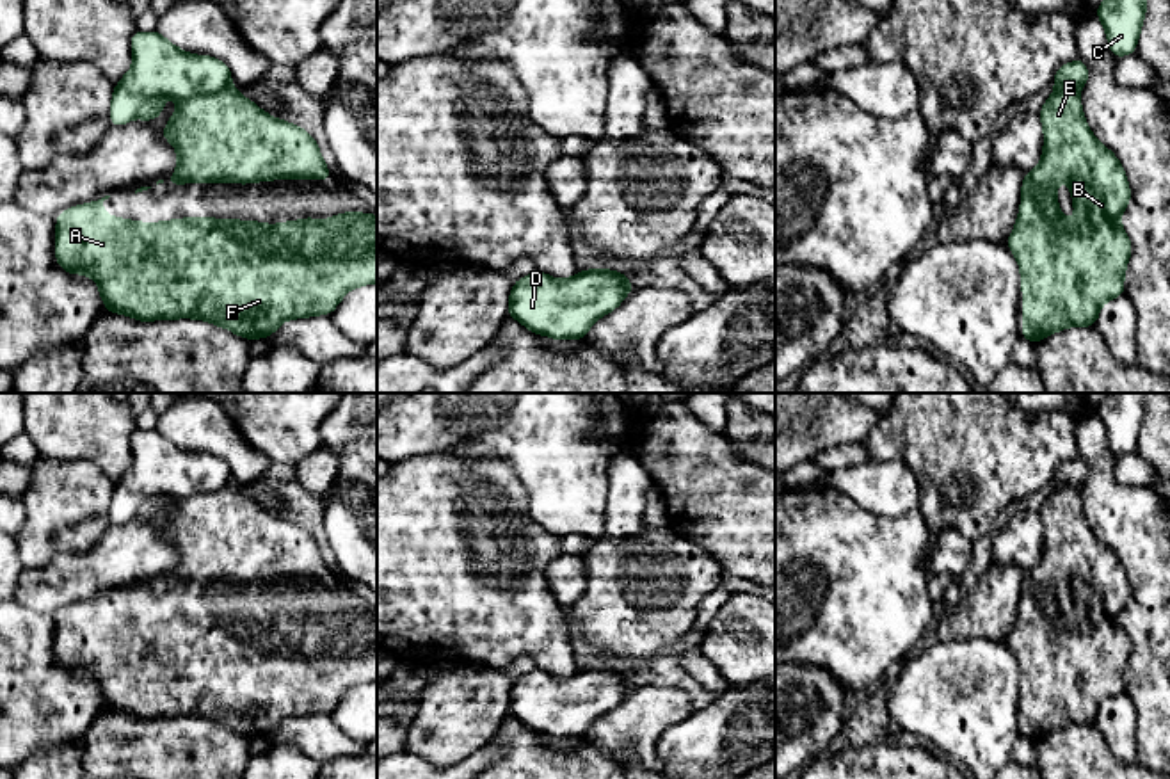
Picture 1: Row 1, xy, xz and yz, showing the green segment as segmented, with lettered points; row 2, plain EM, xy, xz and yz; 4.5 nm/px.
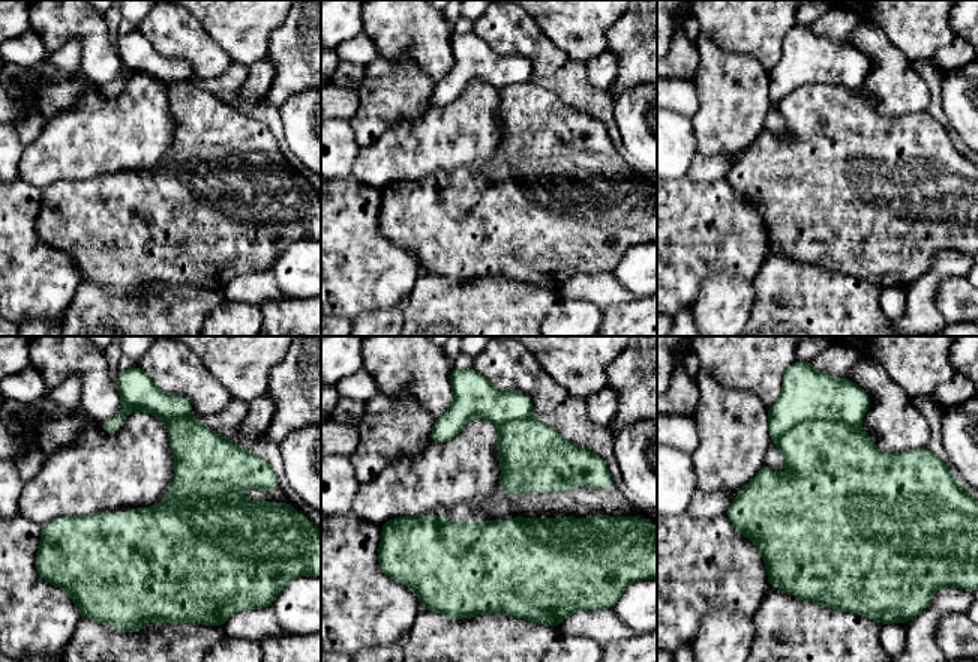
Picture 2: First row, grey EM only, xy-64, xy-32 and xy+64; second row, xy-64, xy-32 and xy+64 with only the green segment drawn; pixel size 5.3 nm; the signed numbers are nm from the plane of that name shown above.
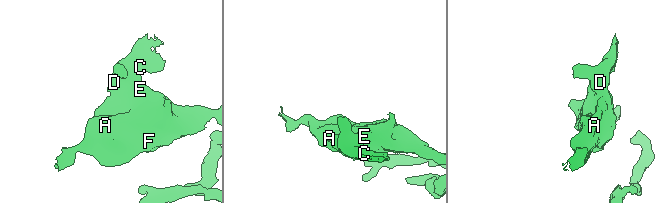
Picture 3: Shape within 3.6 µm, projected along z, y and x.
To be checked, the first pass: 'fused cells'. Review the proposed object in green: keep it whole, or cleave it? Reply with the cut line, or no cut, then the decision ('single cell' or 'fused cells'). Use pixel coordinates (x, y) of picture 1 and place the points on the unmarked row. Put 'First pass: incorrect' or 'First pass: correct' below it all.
no cut | single cell
First pass: incorrect

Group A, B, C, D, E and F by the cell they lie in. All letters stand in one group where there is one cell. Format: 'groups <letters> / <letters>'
groups A B C D E F

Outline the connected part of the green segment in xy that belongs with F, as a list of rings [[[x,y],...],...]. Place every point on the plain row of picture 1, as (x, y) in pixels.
[[[105,594],[76,603],[57,615],[55,658],[68,672],[85,672],[100,685],[105,710],[140,720],[197,717],[247,736],[268,736],[284,719],[331,713],[352,687],[377,681],[377,615],[338,612],[327,619],[306,615],[283,622],[258,619],[220,619],[213,615],[160,619],[146,622],[103,612]]]

